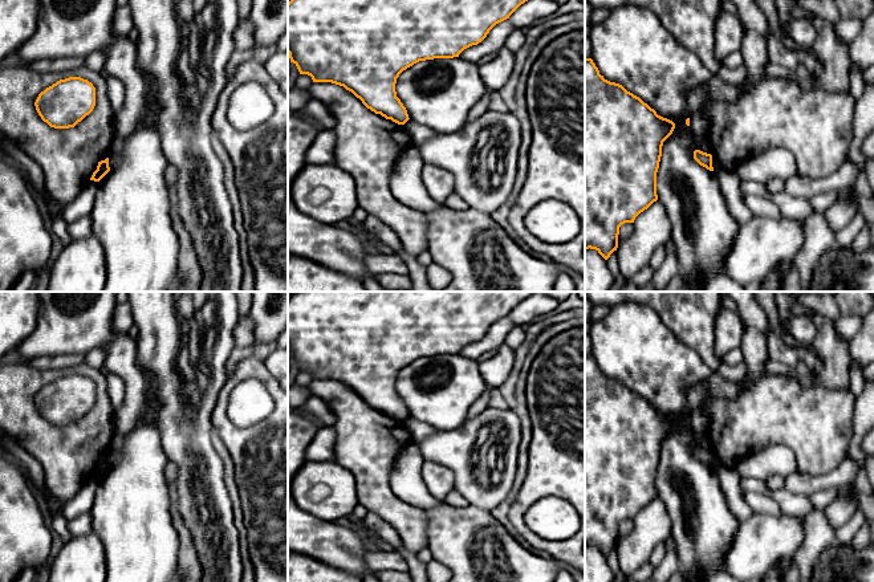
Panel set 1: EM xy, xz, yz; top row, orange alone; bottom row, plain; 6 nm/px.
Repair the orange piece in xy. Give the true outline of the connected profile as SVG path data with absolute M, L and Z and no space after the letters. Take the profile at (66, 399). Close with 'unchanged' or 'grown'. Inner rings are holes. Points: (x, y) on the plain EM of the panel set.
M81 374L60 377L38 391L34 403L50 424L74 424L93 408L95 384Z | unchanged

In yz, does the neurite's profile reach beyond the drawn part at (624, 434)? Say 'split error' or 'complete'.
complete

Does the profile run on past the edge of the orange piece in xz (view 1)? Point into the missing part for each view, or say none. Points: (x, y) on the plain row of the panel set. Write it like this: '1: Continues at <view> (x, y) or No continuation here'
1: No continuation here

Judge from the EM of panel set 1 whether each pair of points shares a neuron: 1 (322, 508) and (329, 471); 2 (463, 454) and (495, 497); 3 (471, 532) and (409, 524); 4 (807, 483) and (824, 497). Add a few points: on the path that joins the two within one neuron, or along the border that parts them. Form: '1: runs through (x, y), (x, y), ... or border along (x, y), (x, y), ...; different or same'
1: runs through (332, 499), (333, 480); same
2: runs through (463, 468), (463, 479), (480, 496); same
3: border along (427, 511), (426, 546); different
4: border along (836, 485), (818, 489), (809, 496); different

